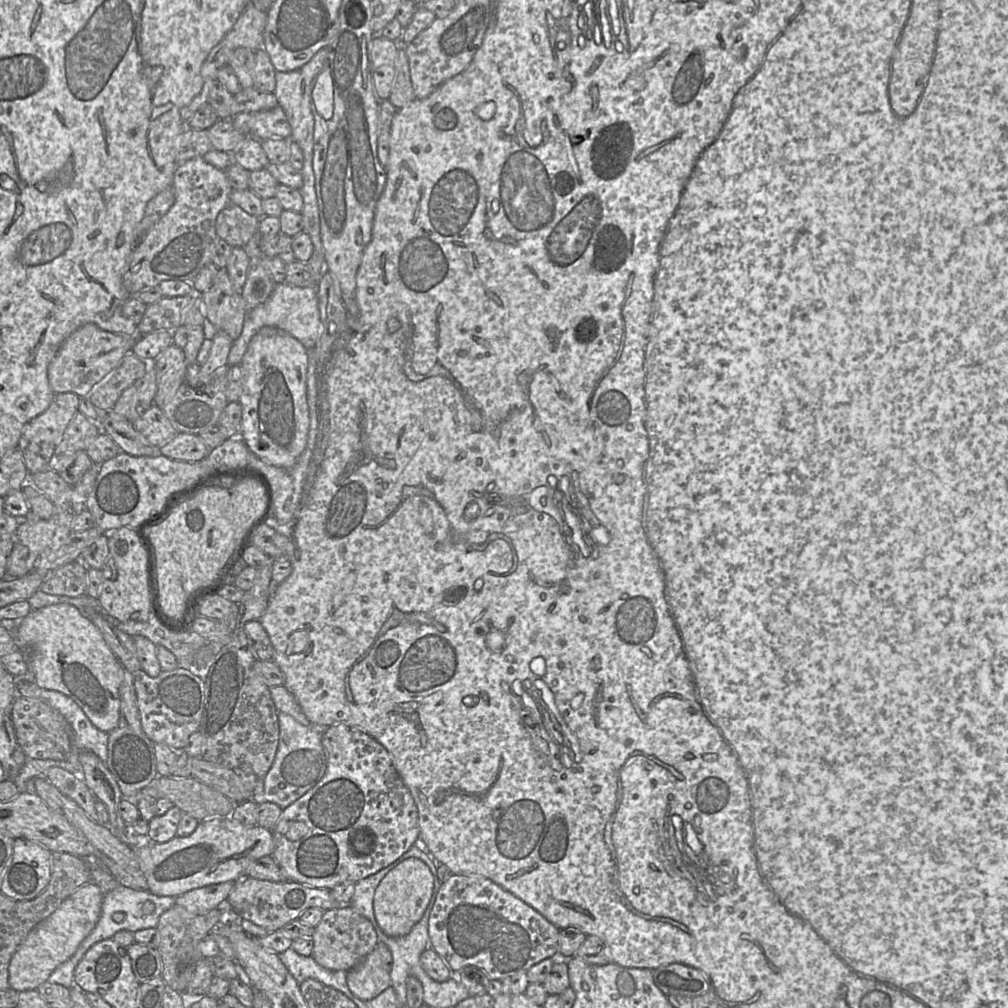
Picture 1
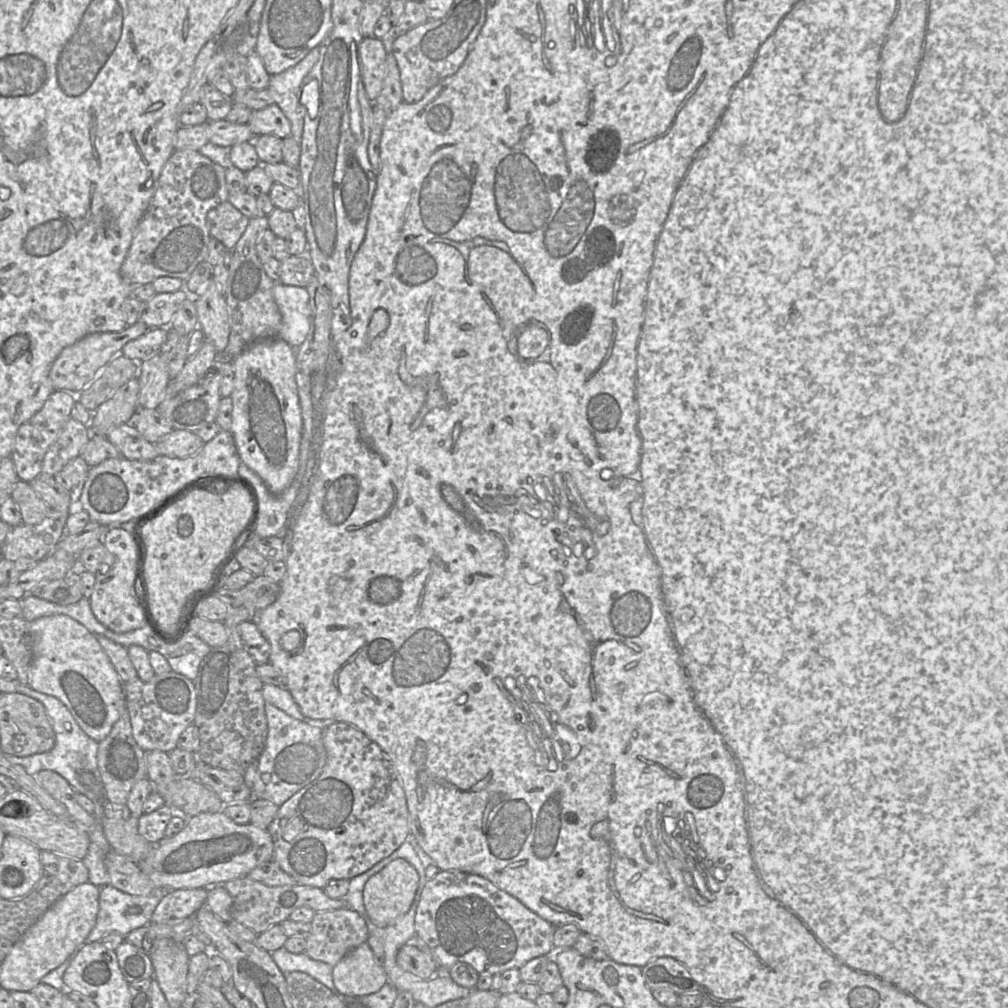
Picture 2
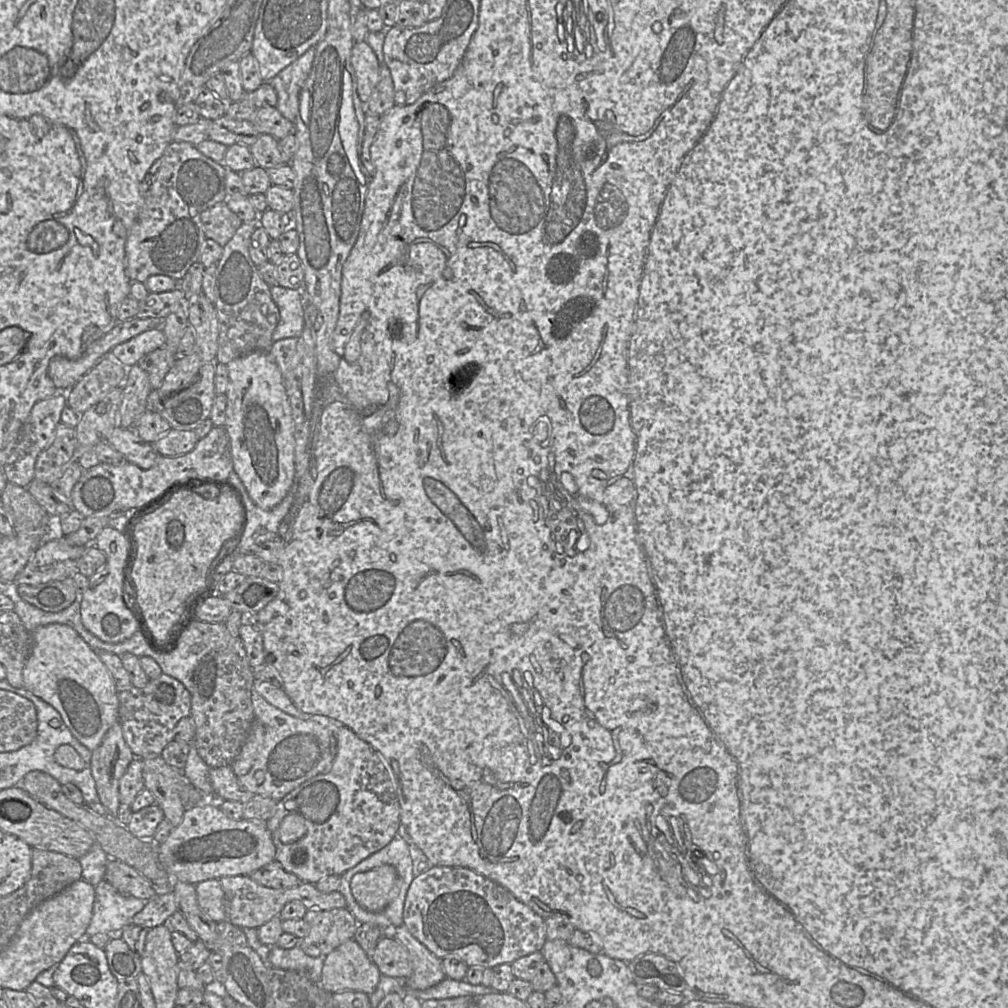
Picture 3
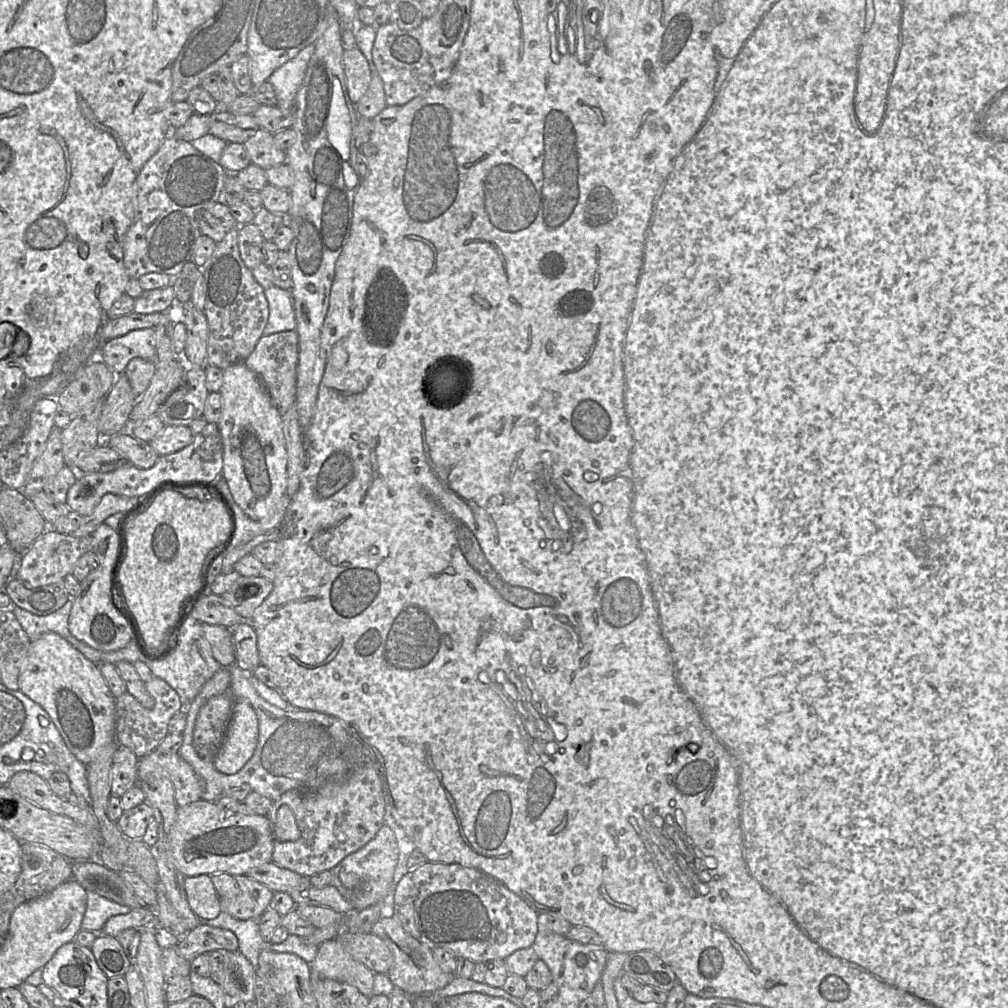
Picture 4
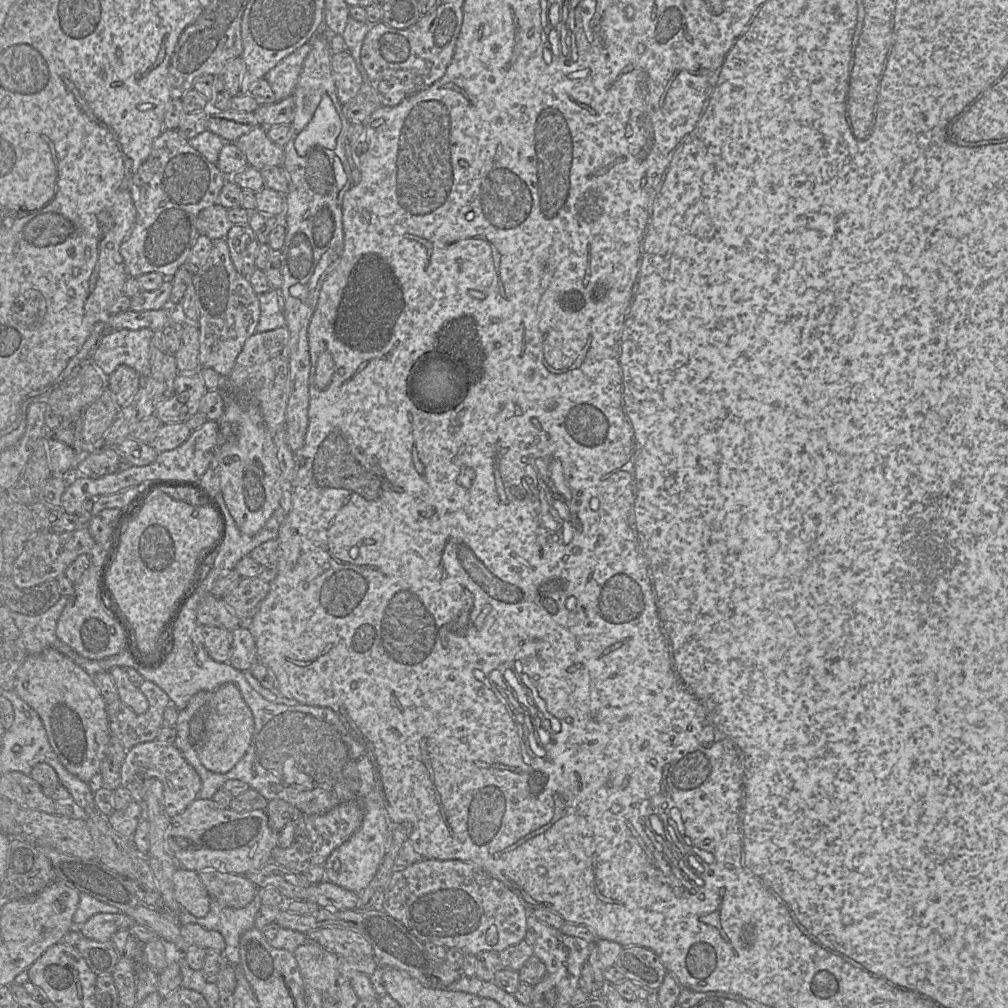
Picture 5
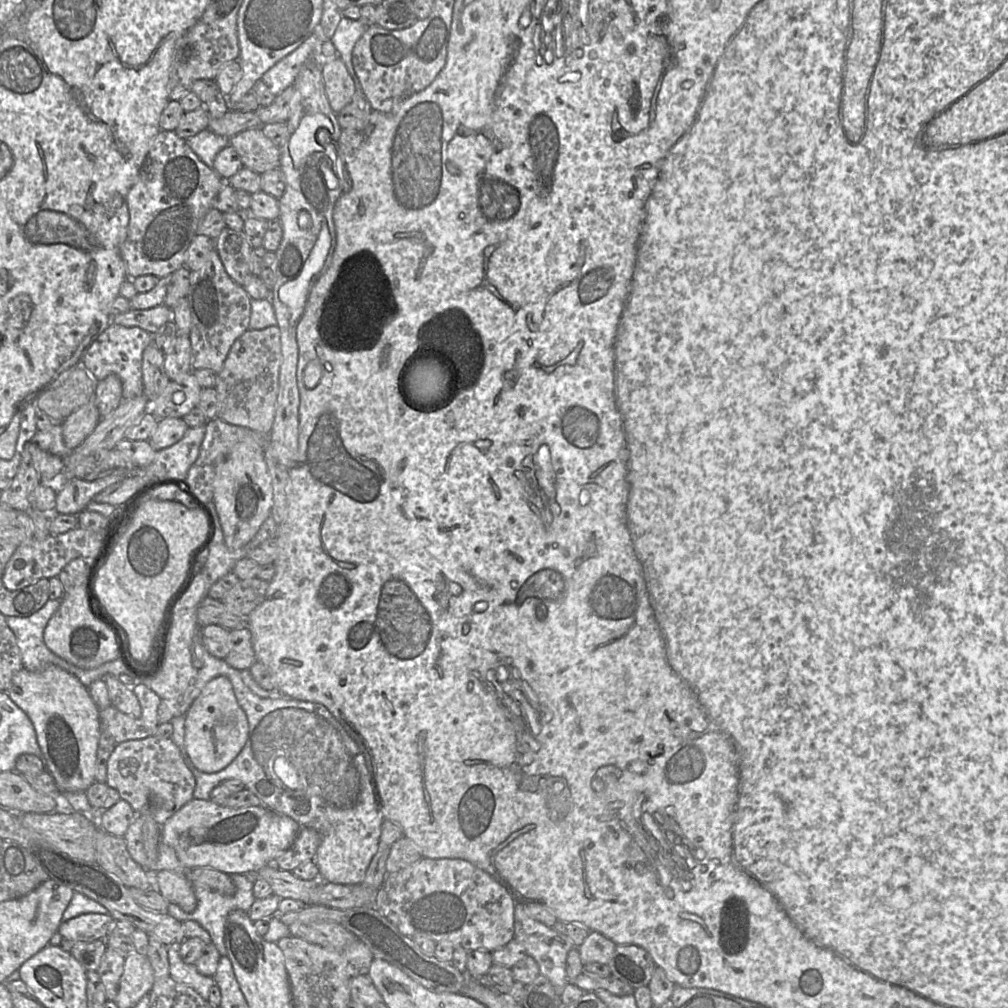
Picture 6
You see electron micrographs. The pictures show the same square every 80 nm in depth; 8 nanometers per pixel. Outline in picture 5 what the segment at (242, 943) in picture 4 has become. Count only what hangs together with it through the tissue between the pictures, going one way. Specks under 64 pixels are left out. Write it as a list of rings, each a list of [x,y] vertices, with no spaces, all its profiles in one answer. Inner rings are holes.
[[[257,893],[253,901],[243,908],[227,907],[211,899],[210,910],[205,917],[195,917],[183,909],[176,916],[181,925],[198,924],[208,930],[219,932],[226,943],[224,956],[231,964],[238,966],[240,937],[255,927],[255,917],[262,905]]]

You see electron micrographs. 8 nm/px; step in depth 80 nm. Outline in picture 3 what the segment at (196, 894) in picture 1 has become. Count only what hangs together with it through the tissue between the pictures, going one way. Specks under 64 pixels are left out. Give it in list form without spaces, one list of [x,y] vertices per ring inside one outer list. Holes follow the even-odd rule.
[[[172,892],[159,894],[134,915],[131,925],[140,926],[143,929],[164,925],[166,920],[177,911],[179,911],[178,904]]]

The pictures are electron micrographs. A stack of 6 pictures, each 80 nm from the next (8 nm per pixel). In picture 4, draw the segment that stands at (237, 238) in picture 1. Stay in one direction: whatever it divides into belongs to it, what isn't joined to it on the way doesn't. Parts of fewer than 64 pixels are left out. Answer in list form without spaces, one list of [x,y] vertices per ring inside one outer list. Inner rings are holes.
[[[217,202],[197,213],[197,223],[201,234],[208,236],[215,243],[221,241],[234,228],[238,228],[229,206]]]

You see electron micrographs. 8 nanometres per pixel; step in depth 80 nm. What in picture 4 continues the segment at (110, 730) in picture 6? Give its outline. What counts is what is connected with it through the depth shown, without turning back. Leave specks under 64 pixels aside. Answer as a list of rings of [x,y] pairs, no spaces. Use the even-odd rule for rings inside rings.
[[[153,677],[145,683],[147,692],[154,700],[152,708],[143,707],[139,701],[126,692],[115,700],[115,741],[127,747],[139,759],[157,750],[163,739],[169,734],[170,719],[184,708],[181,699],[167,682]]]

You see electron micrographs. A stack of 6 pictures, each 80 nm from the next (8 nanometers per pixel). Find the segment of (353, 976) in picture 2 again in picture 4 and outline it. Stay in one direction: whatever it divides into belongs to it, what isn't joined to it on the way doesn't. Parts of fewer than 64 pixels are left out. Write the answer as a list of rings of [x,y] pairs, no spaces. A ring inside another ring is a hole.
[[[337,939],[321,944],[309,965],[323,978],[350,984],[363,995],[369,998],[373,996],[376,973],[355,960]]]

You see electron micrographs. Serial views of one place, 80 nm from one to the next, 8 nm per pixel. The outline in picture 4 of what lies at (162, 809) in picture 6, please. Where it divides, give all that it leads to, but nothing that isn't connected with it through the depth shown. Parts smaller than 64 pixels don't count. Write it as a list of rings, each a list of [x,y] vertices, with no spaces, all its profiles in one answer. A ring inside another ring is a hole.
[[[155,750],[140,758],[138,779],[149,773],[159,773],[172,782],[178,808],[202,800],[205,782],[179,753],[163,754]]]

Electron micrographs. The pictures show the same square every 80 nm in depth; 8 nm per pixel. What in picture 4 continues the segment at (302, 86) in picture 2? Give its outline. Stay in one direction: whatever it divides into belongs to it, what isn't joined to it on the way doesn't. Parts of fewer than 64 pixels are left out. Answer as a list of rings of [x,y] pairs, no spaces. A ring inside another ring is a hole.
[[[314,44],[308,45],[269,77],[268,81],[272,84],[277,97],[276,106],[280,109],[294,110],[297,92],[304,80],[314,50]]]

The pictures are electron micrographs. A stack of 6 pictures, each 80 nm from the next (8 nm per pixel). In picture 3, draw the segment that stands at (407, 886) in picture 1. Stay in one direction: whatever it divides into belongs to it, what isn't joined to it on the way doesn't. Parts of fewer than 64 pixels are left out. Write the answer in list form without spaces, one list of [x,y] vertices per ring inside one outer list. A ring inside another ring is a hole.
[[[382,865],[367,872],[357,873],[350,884],[351,892],[364,909],[380,912],[391,902],[390,892],[397,876],[397,870],[392,865]]]

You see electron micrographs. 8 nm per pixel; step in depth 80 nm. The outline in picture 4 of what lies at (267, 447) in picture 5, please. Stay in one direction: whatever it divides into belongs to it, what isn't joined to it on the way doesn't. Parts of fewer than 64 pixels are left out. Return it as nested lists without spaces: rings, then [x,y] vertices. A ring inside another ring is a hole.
[[[244,361],[222,372],[223,384],[219,391],[222,396],[222,412],[217,424],[223,444],[221,474],[241,510],[253,521],[267,520],[283,500],[287,487],[287,451],[282,416],[258,376],[246,367]]]

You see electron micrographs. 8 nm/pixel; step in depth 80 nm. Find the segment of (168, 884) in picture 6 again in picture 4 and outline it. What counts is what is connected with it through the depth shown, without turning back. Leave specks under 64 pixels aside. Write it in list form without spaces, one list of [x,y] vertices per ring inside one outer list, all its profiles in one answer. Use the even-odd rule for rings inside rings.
[[[210,875],[186,877],[184,884],[188,903],[201,920],[213,919],[220,914],[220,899]]]

